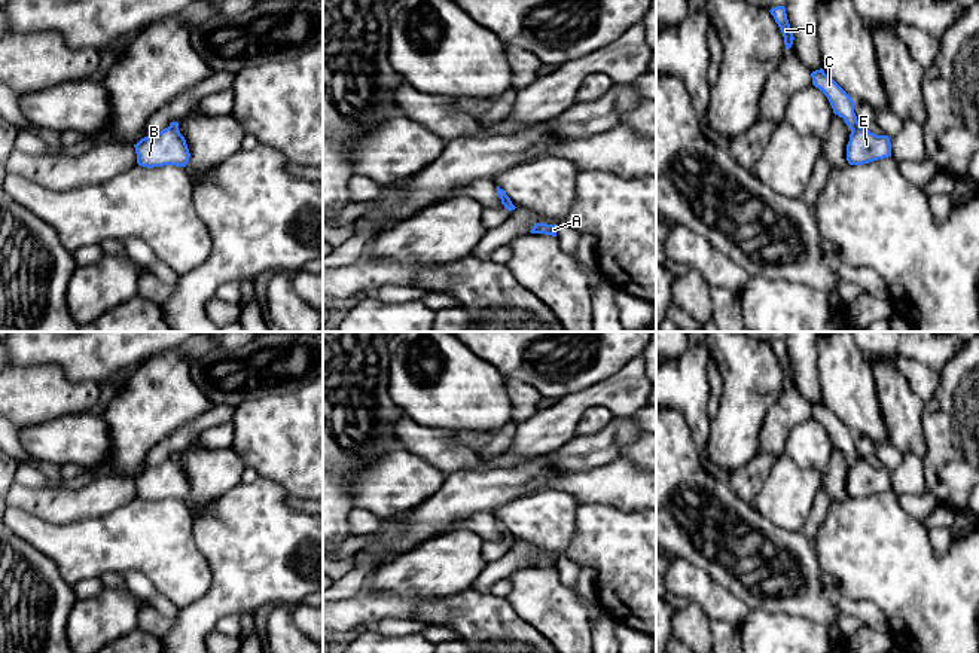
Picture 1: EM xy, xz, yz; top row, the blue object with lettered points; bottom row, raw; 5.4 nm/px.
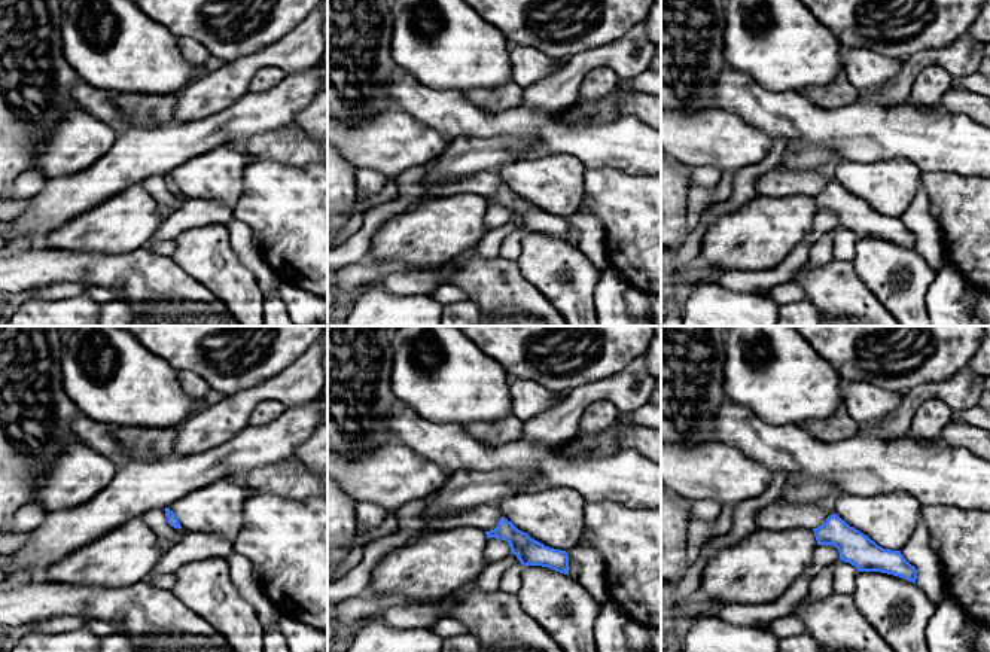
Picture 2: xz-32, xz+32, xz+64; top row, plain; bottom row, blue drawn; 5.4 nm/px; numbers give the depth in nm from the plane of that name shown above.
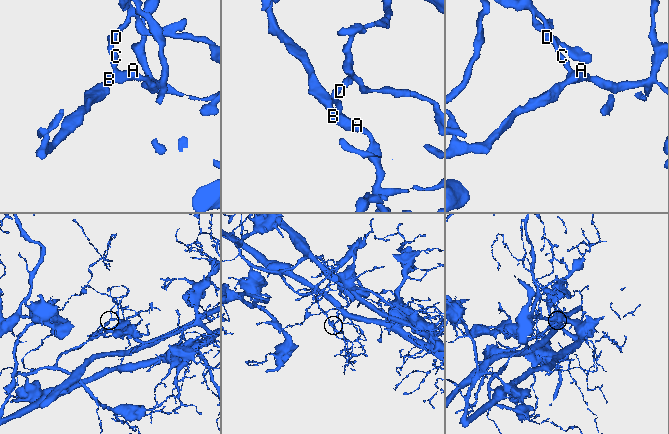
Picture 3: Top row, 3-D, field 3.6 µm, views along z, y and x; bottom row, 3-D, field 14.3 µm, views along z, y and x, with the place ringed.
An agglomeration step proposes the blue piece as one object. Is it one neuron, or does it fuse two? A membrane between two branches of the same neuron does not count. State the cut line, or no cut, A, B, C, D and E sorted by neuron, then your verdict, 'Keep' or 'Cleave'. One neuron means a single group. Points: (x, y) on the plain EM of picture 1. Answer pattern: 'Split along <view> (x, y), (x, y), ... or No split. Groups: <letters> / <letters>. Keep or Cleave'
Split along yz (860, 460), (851, 463). Groups: A B E / C D. Cleave

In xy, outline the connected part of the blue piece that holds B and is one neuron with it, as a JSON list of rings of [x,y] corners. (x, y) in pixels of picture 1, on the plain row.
[[[165,461],[134,477],[137,497],[146,501],[176,498],[186,500],[190,486],[179,461]]]

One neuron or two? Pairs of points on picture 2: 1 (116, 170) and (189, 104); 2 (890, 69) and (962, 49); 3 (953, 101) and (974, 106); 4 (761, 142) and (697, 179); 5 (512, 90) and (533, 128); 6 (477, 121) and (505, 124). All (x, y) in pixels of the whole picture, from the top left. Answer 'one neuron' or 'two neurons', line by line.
1: two neurons
2: two neurons
3: one neuron
4: two neurons
5: two neurons
6: one neuron

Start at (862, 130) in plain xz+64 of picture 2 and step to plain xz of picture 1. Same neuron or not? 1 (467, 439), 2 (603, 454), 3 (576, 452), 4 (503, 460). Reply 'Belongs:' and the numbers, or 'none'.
Belongs: 4

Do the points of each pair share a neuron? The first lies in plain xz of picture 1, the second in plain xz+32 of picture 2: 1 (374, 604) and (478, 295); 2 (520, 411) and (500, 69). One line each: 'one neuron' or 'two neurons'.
1: one neuron
2: two neurons

